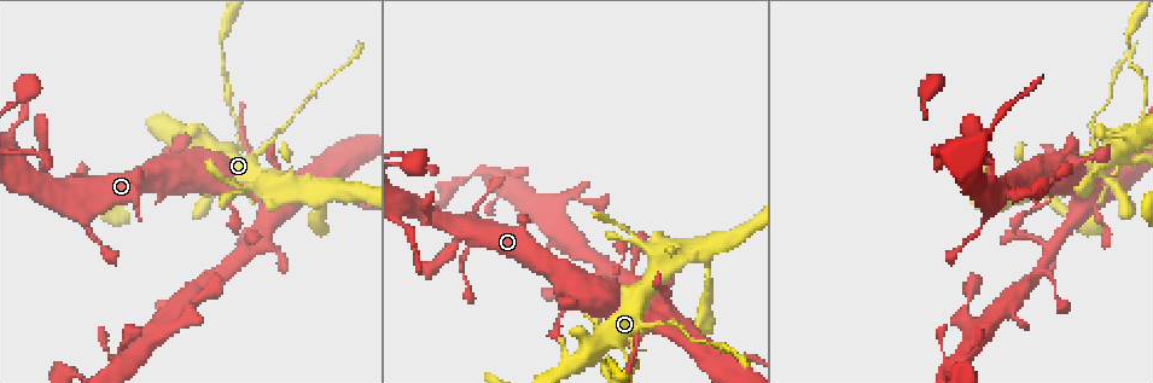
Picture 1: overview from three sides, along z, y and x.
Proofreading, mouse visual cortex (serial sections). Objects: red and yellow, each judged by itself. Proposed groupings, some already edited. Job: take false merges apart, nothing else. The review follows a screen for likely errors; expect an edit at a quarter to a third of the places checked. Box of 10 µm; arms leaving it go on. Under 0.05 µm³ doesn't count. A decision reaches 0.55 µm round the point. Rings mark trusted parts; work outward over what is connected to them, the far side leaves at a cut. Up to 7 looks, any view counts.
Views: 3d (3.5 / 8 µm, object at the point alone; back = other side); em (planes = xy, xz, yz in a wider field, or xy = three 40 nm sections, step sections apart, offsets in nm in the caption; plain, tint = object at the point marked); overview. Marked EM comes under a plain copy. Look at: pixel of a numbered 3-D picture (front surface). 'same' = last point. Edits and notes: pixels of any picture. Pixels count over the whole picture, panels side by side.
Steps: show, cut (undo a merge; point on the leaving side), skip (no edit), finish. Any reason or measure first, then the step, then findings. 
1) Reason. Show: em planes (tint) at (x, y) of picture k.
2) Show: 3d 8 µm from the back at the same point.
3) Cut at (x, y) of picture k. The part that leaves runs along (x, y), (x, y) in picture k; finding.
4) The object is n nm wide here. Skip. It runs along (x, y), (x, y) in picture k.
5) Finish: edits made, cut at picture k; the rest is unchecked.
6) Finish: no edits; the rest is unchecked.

Three-way junction. Show: 3d 3.5 µm at (270, 188) of picture 1.

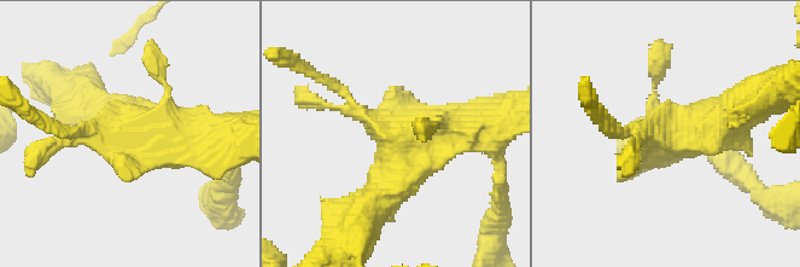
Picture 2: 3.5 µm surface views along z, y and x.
Now the EM. Show: em xy step 5 (tint) at (117, 133) of picture 2.

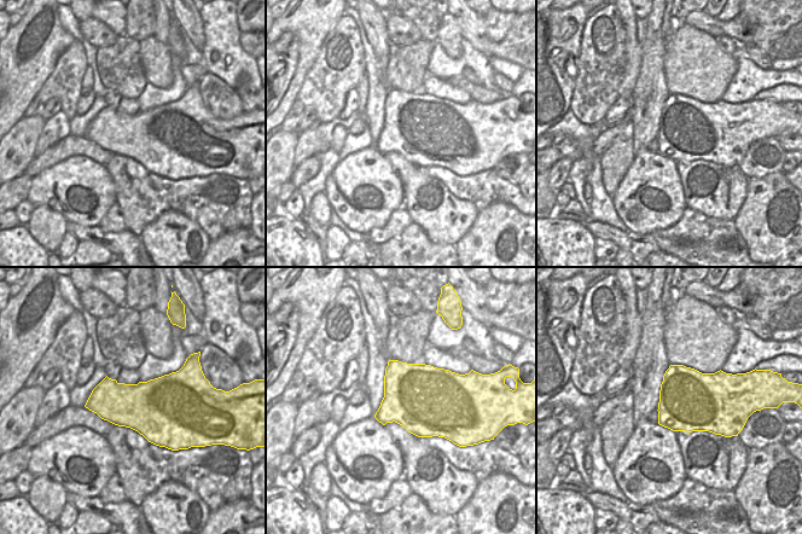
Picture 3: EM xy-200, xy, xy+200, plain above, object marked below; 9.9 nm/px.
The object is 700 nm wide here. Skip. It runs along (374, 199), (426, 134), (504, 119) in picture 2; one cell here.

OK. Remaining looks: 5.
Calibre changes. Show: 3d 3.5 µm at (1074, 166) of picture 1.

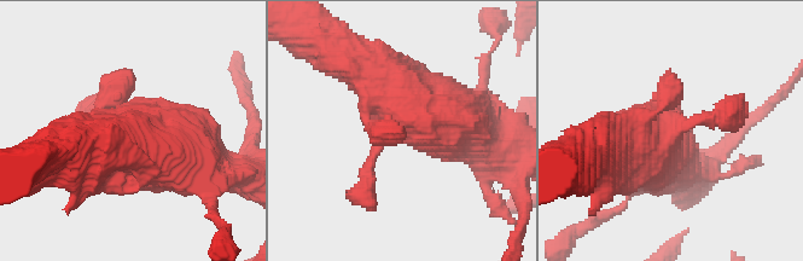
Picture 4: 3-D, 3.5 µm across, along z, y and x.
Shape alone is not enough. Show: em xy step 1 (tint) at (668, 133) of picture 4.

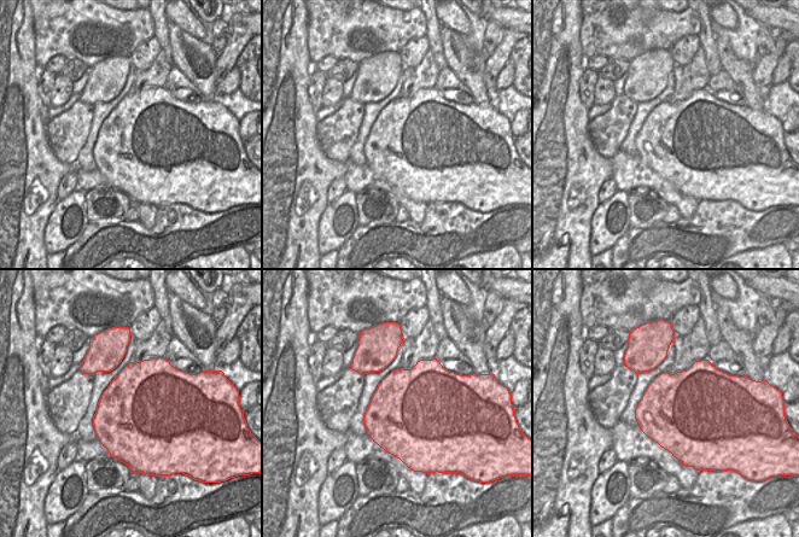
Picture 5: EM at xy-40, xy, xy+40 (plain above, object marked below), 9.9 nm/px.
Skip. It runs along (393, 92), (518, 151) in picture 4; continuous, no second cell.

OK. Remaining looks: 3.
Sudden change in width. Show: 3d 8 µm at (74, 192) of picture 1.

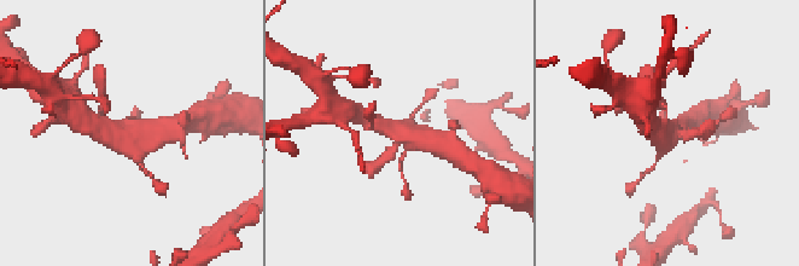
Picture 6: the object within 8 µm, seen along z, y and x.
Show: 3d 3.5 µm at the same point.

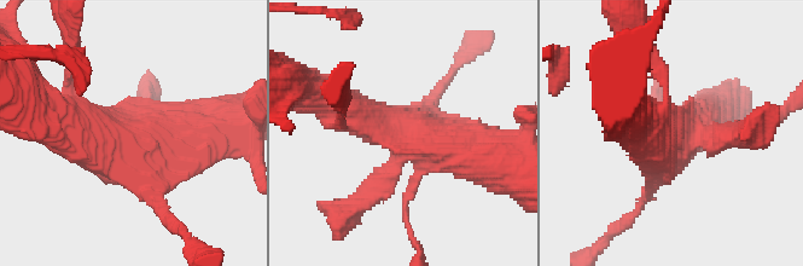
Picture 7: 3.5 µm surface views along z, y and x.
Now the EM. Show: em planes (tint) at (696, 138) of picture 7.

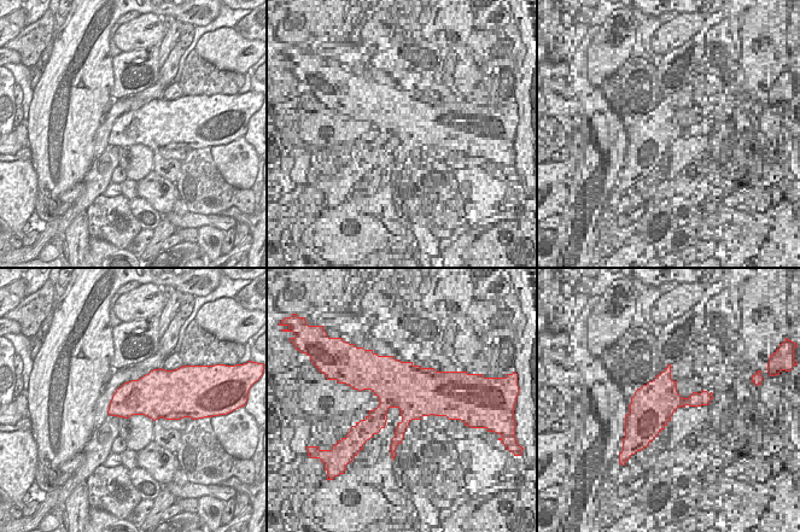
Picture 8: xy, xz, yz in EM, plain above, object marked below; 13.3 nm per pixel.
The object is 550 nm wide here. Skip. It runs along (498, 162), (345, 113) in picture 7; one cell here.

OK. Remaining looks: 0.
Finish: no edits; the rest is unchecked.

